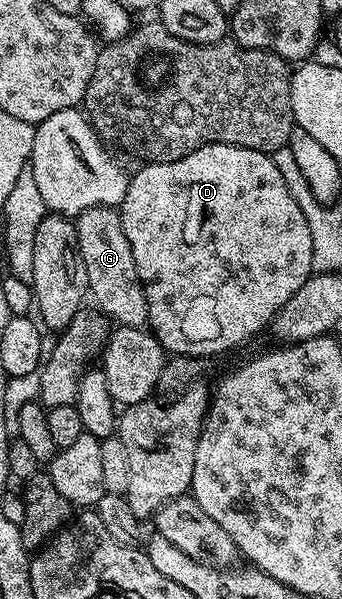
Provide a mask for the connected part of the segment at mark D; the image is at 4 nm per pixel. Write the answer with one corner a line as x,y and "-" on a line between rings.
205,145
172,163
146,163
141,167
143,169
127,183
126,194
123,197
121,194
120,212
124,235
128,235
128,243
132,243
132,259
136,259
136,271
142,280
150,312
148,325
155,339
167,354
179,353
182,357
214,357
244,344
249,337
256,336
265,325
267,328
273,322
280,307
284,307
284,303
288,303
288,299
292,299
292,295
296,295
296,291
300,291
314,273
312,231
308,231
308,219
304,219
300,203
292,199
292,191
288,191
288,183
284,183
284,175
280,175
273,156
235,145

